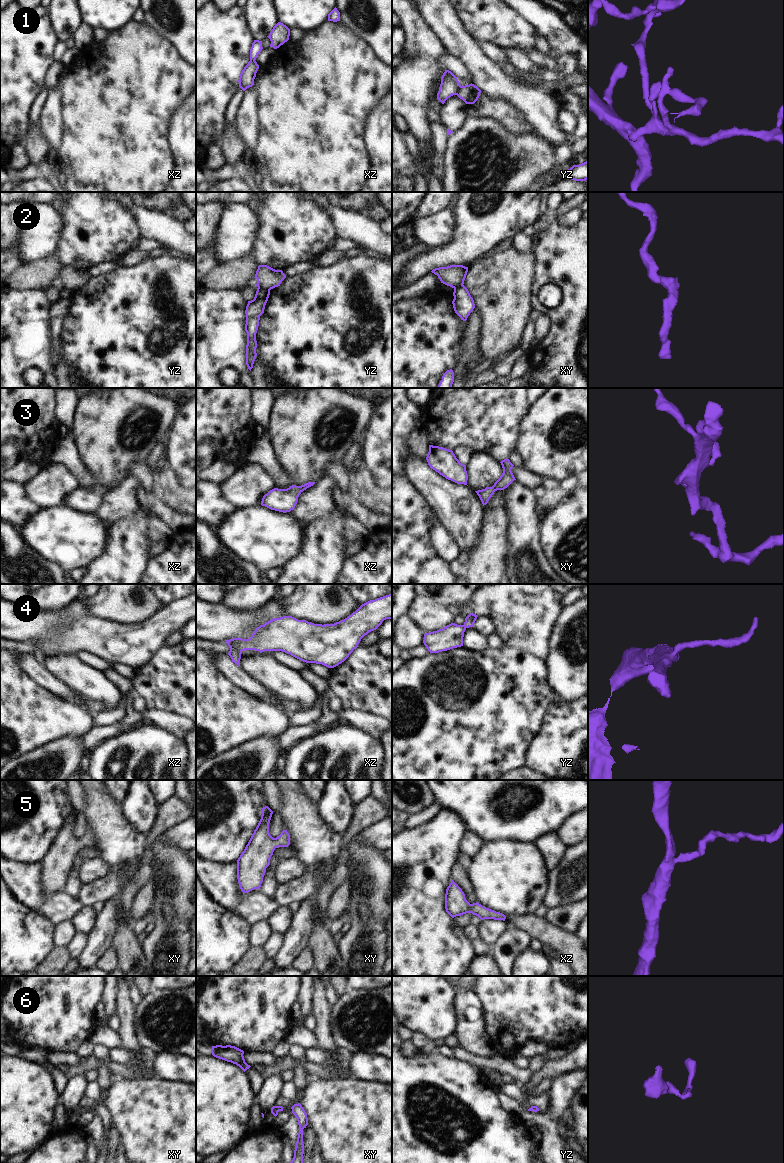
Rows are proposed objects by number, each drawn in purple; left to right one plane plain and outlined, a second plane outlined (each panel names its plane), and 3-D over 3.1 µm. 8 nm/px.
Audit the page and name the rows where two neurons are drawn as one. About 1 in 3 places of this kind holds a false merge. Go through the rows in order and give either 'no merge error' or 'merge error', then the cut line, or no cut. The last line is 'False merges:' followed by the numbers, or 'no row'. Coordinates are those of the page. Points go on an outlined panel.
1: merge error; cut yz (460, 85), (455, 94)
2: merge error; cut yz (258, 286), (269, 290)
3: no merge error; cut none
4: no merge error; cut none
5: no merge error; cut none
6: no merge error; cut none
False merges: 1, 2

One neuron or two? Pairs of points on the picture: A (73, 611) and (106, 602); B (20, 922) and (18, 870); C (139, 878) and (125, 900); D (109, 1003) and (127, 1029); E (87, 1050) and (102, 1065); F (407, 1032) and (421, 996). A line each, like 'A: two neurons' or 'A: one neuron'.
A: two neurons
B: two neurons
C: one neuron
D: two neurons
E: two neurons
F: two neurons

